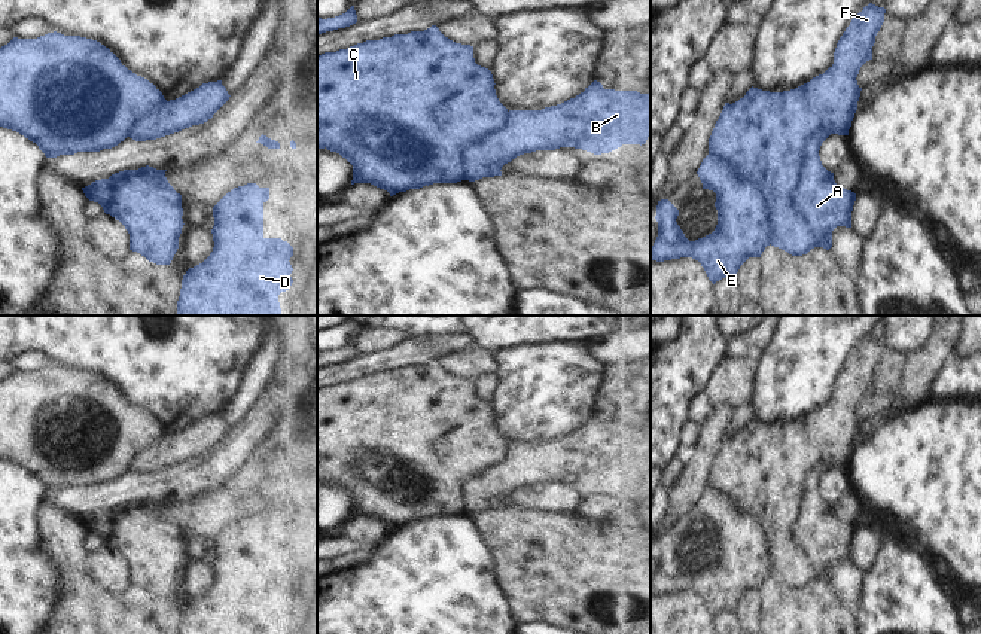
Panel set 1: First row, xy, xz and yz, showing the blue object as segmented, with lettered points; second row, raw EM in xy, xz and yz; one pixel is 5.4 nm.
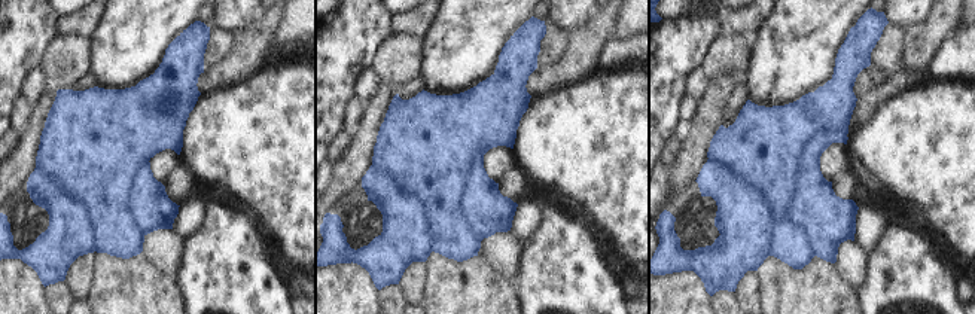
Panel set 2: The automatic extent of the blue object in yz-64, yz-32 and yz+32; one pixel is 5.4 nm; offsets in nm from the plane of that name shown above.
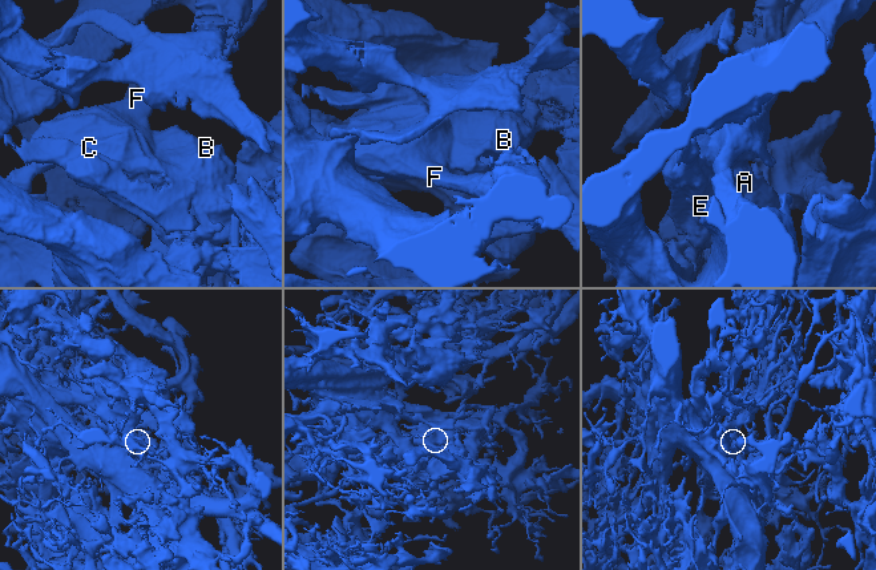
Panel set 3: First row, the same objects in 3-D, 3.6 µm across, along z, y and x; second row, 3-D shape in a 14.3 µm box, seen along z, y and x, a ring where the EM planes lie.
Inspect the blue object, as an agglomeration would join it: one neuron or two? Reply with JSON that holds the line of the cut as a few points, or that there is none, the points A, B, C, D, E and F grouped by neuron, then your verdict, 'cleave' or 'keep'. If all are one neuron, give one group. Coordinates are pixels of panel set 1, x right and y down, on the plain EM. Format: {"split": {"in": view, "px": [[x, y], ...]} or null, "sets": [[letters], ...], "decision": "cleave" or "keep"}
{"split": {"in": "yz", "px": [[831, 460], [810, 472], [795, 524], [795, 540], [816, 579]]}, "sets": [["A", "B", "D", "E"], ["C", "F"]], "decision": "cleave"}

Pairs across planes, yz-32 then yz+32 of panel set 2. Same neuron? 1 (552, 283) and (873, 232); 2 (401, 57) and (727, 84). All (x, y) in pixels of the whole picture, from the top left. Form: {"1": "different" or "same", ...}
{"1": "different", "2": "different"}

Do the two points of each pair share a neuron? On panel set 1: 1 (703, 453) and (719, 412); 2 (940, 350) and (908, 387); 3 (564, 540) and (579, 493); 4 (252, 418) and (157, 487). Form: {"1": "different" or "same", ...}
{"1": "same", "2": "same", "3": "different", "4": "same"}

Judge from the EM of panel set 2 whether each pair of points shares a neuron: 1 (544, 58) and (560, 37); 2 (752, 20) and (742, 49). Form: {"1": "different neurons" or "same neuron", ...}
{"1": "same neuron", "2": "different neurons"}

